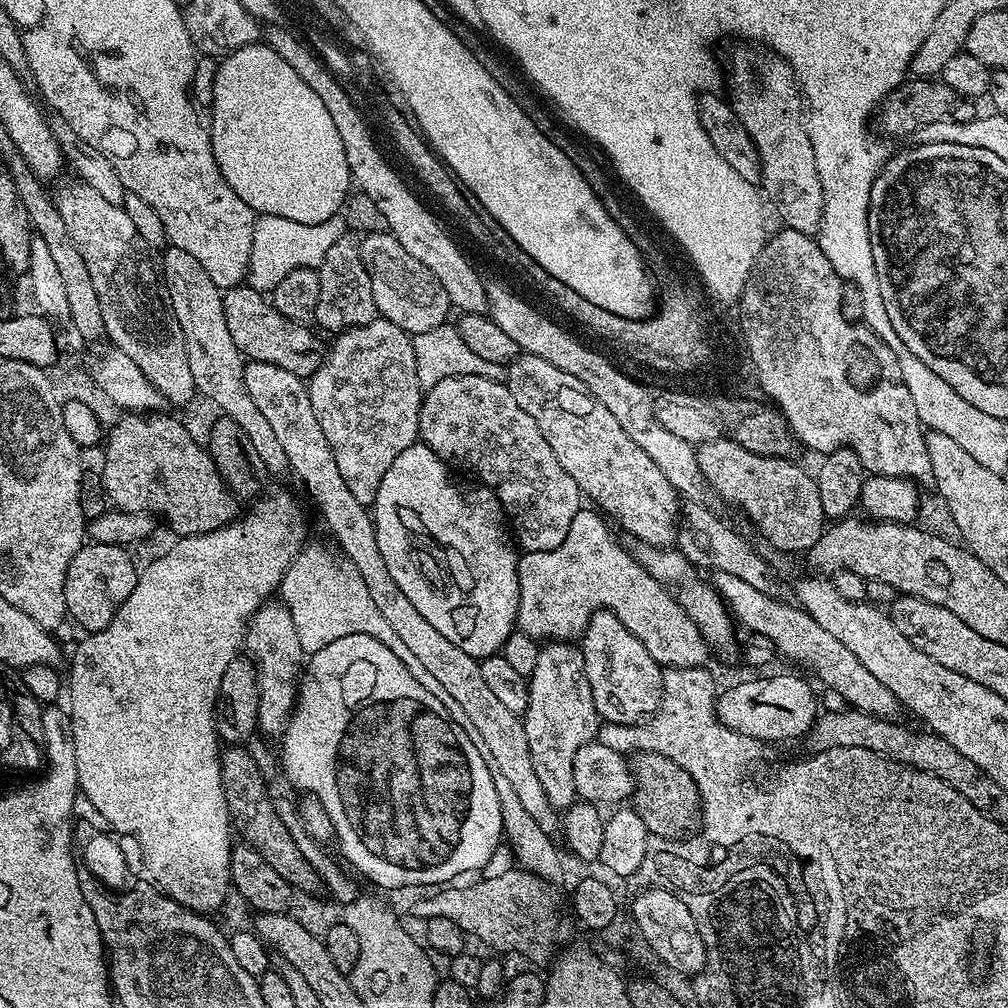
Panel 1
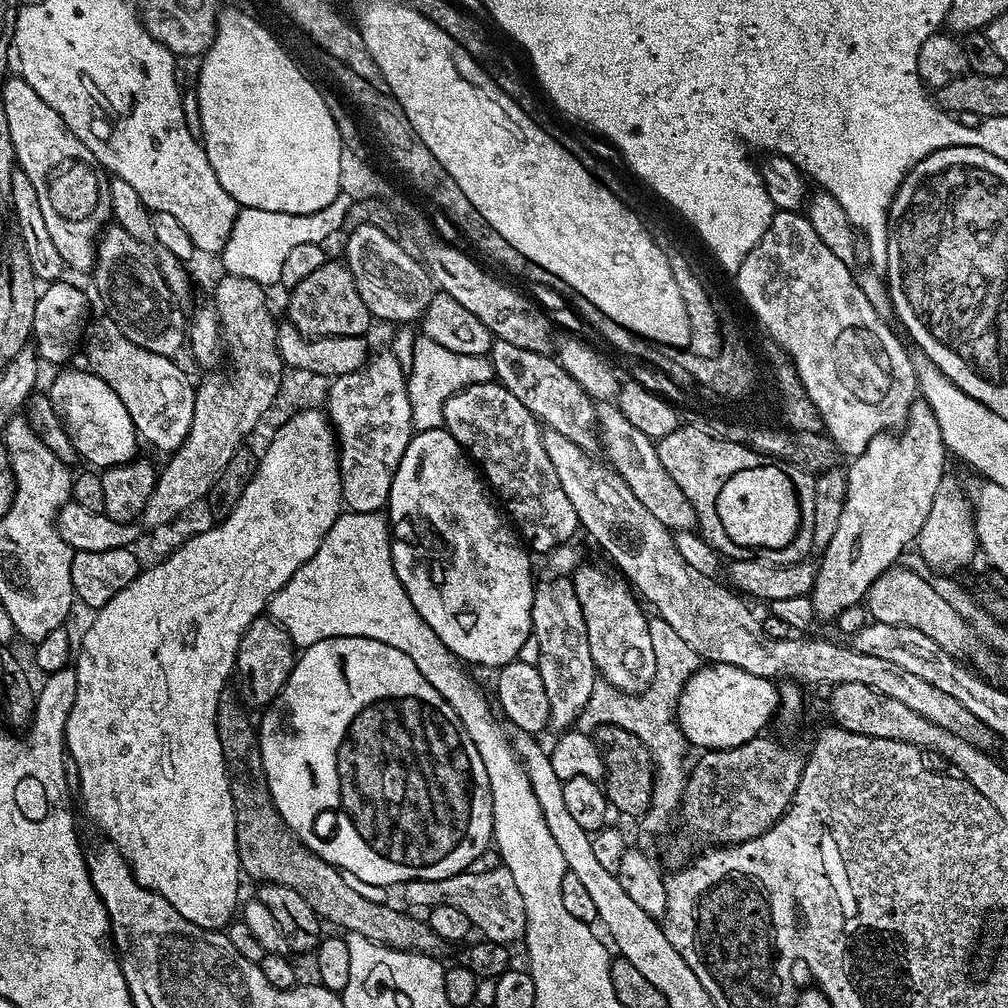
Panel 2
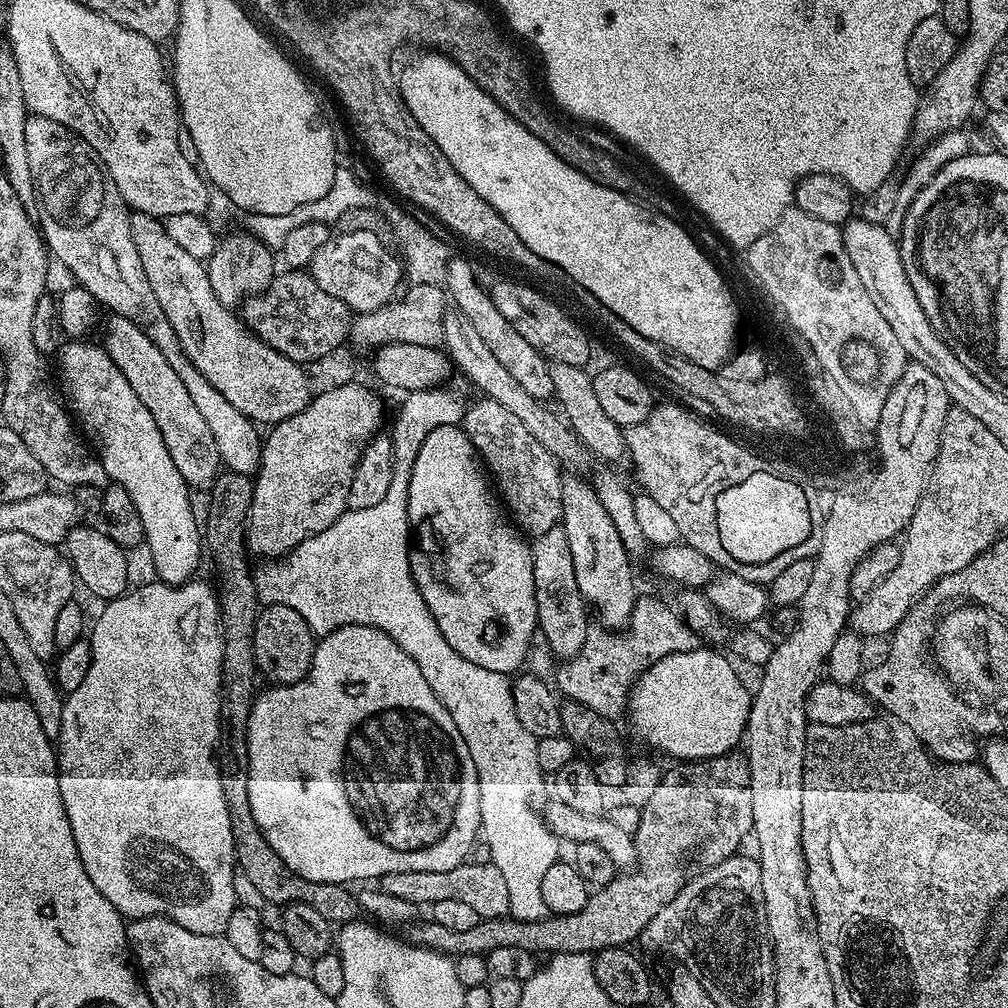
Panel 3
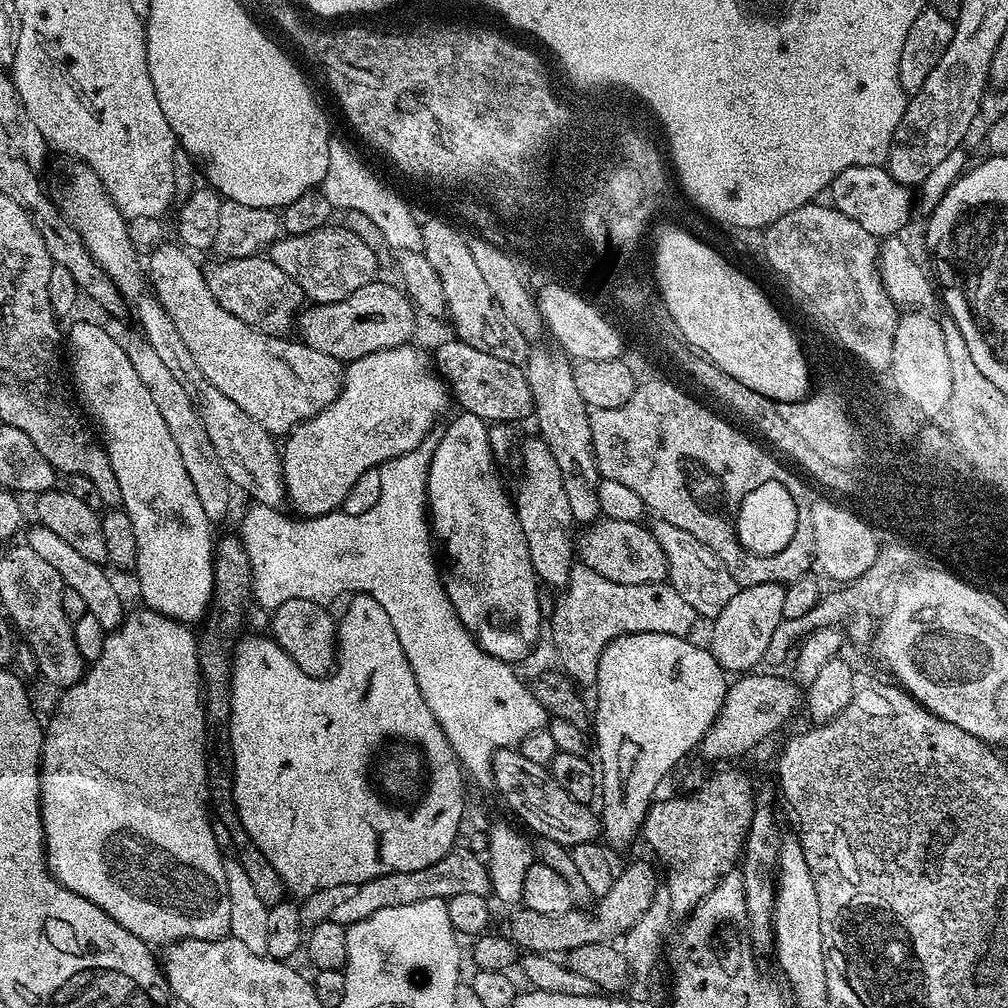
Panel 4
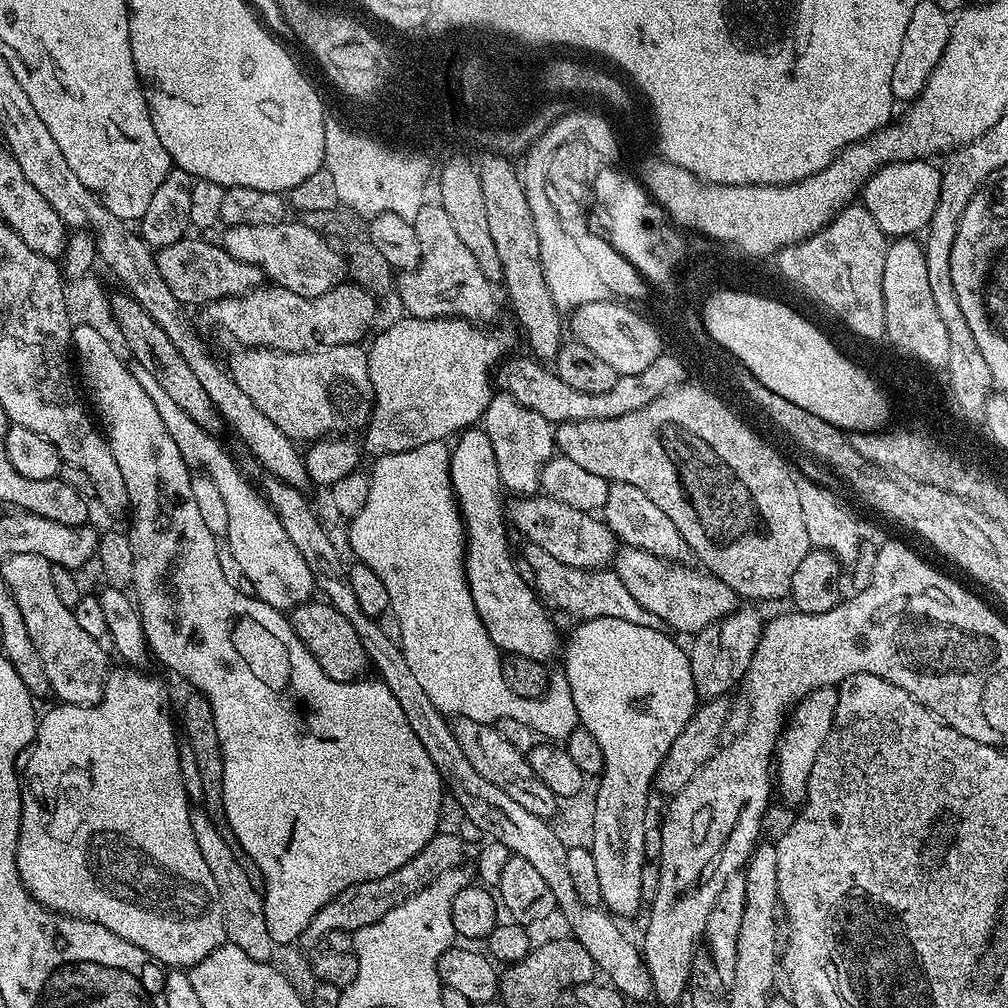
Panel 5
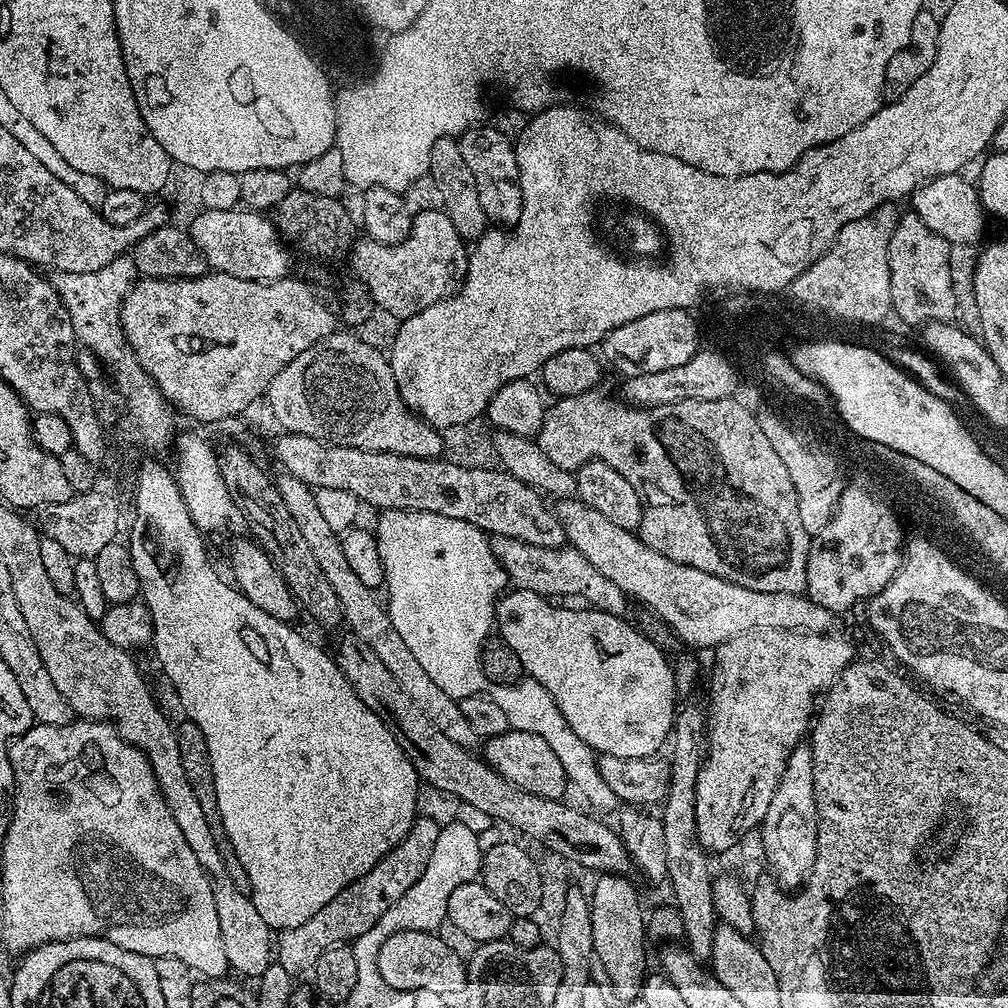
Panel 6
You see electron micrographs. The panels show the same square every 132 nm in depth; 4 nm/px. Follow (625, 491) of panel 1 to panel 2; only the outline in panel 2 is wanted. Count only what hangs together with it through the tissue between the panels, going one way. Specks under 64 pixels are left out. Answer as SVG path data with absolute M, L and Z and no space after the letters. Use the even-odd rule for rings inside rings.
M493 339L490 359L498 383L506 386L506 390L510 390L510 394L514 394L514 398L518 398L518 402L522 402L522 406L526 406L526 410L530 410L530 414L545 429L558 430L558 434L587 450L597 447L598 425L594 401L551 355L531 353L509 342Z

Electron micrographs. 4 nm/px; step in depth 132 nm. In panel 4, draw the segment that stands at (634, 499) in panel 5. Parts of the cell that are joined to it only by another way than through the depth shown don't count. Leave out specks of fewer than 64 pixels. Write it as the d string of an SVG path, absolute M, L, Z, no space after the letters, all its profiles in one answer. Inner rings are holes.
M655 521L651 531L660 544L668 564L668 579L672 588L682 595L690 606L693 606L699 617L713 620L726 607L730 599L734 598L740 585L721 560L712 551L694 536L687 533L682 527L673 523Z

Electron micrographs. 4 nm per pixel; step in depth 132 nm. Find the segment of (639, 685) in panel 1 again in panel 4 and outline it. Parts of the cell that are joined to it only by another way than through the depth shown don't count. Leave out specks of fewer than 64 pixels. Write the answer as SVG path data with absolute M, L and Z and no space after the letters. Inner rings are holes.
M533 347L528 353L526 371L528 373L528 385L532 395L532 410L539 439L546 442L550 454L554 456L554 462L558 464L558 471L562 474L562 486L566 486L566 498L570 502L570 514L577 525L588 526L601 515L600 511L600 482L601 475L596 469L596 459L592 453L592 439L590 428L588 404L578 394L578 386L574 386L572 377L573 361L559 350L551 352L548 348Z

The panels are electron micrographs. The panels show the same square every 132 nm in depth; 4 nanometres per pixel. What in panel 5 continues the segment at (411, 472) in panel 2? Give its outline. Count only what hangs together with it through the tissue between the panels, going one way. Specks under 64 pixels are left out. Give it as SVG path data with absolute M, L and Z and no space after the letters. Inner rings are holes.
M480 426L465 428L455 437L454 443L448 458L448 474L452 479L452 495L464 522L464 573L468 579L468 593L474 598L474 606L489 638L501 653L513 652L541 662L547 661L547 656L556 652L556 628L535 587L512 561L512 548L508 545L510 525L506 519L506 496L498 474L498 458L494 458L494 446L490 446L490 438Z

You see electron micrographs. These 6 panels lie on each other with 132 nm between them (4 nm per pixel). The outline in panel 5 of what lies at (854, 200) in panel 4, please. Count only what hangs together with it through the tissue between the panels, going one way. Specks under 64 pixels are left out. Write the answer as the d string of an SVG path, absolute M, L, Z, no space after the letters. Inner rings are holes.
M905 160L895 164L885 164L867 180L862 189L862 203L866 210L870 210L870 218L878 222L878 226L889 238L912 238L923 233L928 227L930 218L934 214L934 206L938 206L940 193L941 169L935 168L935 163L928 160Z

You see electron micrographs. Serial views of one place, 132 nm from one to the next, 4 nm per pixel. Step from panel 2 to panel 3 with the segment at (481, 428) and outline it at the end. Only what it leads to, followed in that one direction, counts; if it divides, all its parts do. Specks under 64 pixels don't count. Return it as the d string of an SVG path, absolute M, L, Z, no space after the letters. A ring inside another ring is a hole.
M476 398L464 410L462 427L477 454L484 461L511 519L521 533L535 538L545 536L551 528L563 521L562 516L562 475L561 465L552 457L550 450L542 446L522 426L515 414L510 414L506 406L487 398Z

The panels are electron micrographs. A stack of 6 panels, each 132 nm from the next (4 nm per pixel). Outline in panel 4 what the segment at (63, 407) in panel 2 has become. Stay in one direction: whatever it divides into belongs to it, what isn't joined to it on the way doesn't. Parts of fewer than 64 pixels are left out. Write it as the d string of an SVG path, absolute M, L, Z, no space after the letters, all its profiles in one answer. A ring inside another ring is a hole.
M80 320L77 322L76 325L73 326L72 329L67 329L66 332L66 348L68 351L68 348L70 351L72 351L72 384L74 387L76 387L76 396L78 399L80 399L79 407L83 409L85 408L86 411L89 412L90 415L93 416L94 419L97 420L98 423L100 423L100 428L102 431L104 431L103 439L107 441L106 444L106 451L108 454L108 457L110 458L110 466L114 466L114 478L118 478L118 486L122 486L122 511L127 514L127 516L130 518L130 522L134 522L134 538L138 538L138 554L136 555L136 567L134 569L134 575L136 575L136 580L138 583L140 583L140 596L145 605L147 607L151 608L154 612L160 612L163 614L163 616L169 616L172 620L179 620L181 624L186 624L189 626L195 625L195 620L198 620L198 622L203 621L205 619L206 613L211 605L212 602L212 591L214 590L214 566L212 565L212 557L214 555L214 535L212 536L212 528L214 528L213 521L208 520L206 513L204 510L202 510L202 504L201 502L198 502L198 496L195 494L195 488L190 480L190 476L186 472L186 467L183 466L183 460L182 455L178 452L177 443L174 442L173 435L170 434L170 429L168 425L165 423L165 419L162 418L161 411L158 410L157 403L154 402L154 400L151 397L151 394L148 390L146 390L146 386L142 384L142 380L138 378L138 374L136 373L136 370L134 370L134 367L130 360L127 358L127 350L125 348L125 345L121 343L119 340L116 341L114 337L111 336L110 333L107 332L106 329L103 328L100 324L95 324L92 320Z

